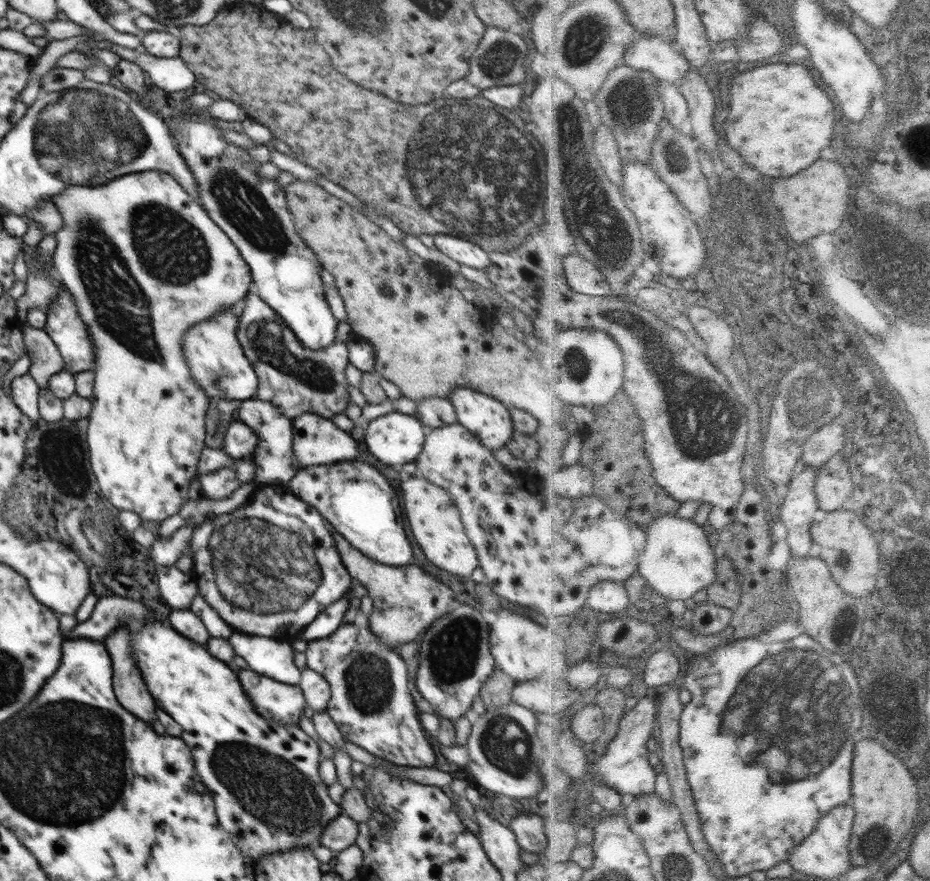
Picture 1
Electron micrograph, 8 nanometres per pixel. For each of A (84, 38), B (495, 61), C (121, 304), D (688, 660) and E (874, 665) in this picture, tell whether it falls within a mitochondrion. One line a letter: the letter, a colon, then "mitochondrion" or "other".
A: other
B: mitochondrion
C: mitochondrion
D: other
E: mitochondrion

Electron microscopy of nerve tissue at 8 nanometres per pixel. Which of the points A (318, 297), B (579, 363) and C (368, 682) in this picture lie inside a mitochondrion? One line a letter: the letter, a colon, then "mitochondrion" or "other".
A: other
B: mitochondrion
C: mitochondrion

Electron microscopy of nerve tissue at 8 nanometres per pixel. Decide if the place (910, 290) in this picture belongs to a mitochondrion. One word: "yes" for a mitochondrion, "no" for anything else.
yes

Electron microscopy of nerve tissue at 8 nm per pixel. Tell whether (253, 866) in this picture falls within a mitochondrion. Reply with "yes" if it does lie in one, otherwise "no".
no

